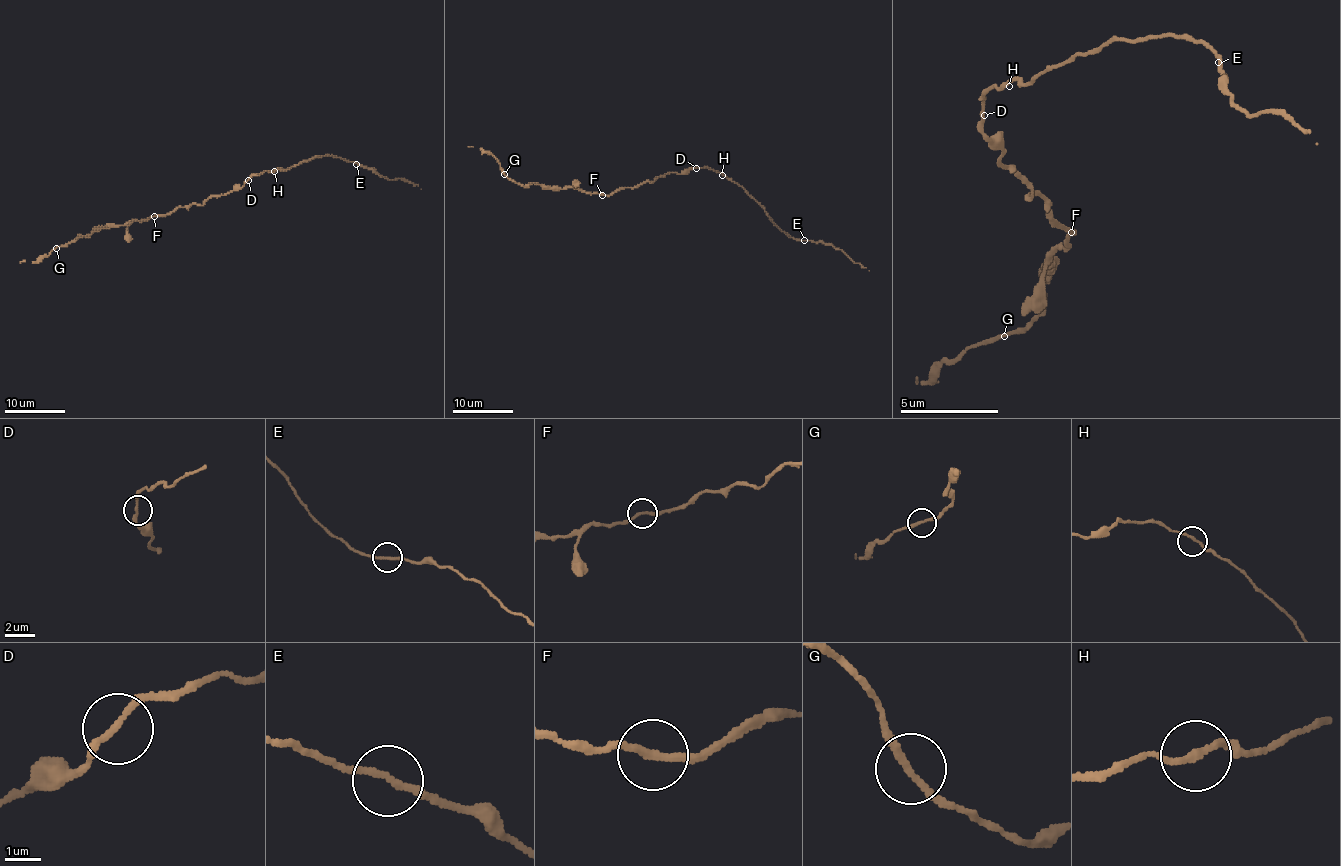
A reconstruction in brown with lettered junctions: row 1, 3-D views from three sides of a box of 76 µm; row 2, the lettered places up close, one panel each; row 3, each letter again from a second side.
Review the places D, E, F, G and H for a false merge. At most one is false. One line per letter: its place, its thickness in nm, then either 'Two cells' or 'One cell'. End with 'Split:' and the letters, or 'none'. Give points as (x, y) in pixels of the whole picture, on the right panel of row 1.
D: Place: (984, 115). Thickness 180 nm. One cell
E: Place: (1218, 62). Thickness 190 nm. One cell
F: Place: (1071, 232). Thickness 200 nm. One cell
G: Place: (1004, 336). Thickness 190 nm. One cell
H: Place: (1009, 86). Thickness 180 nm. One cell
Split: none

